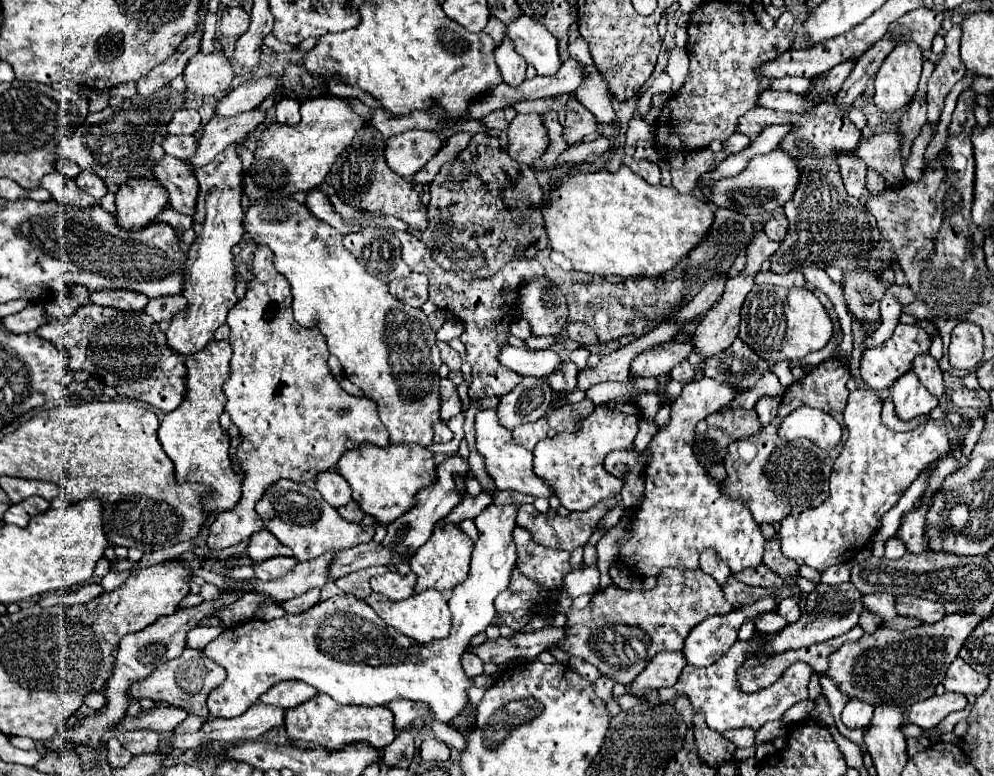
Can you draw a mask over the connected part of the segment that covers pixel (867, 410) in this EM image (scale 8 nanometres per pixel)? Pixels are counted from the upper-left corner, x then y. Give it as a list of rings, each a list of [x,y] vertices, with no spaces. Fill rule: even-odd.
[[[856,389],[850,393],[848,407],[844,409],[848,441],[832,467],[830,495],[814,509],[782,519],[782,555],[802,559],[820,573],[836,563],[852,561],[880,525],[880,517],[896,505],[930,461],[936,461],[950,449],[944,421],[928,421],[924,427],[916,427],[908,433],[894,433],[884,427],[880,411],[882,397],[878,393],[870,389]]]

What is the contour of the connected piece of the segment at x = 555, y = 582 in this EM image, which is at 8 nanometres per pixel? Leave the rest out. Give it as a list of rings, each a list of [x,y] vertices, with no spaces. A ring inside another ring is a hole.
[[[516,527],[516,531],[512,531],[512,537],[518,547],[516,569],[546,591],[558,589],[562,577],[572,571],[570,553],[536,543],[530,531],[524,527]]]

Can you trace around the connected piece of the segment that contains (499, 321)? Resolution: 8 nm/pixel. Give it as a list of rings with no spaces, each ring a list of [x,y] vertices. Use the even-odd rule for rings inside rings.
[[[394,231],[394,233],[400,239],[402,259],[408,263],[408,267],[412,271],[424,273],[428,277],[430,301],[438,309],[442,309],[444,313],[448,313],[450,317],[454,317],[456,321],[460,321],[464,325],[464,333],[460,335],[460,341],[464,343],[468,361],[472,365],[472,383],[468,389],[470,401],[482,401],[486,397],[500,397],[500,395],[506,395],[508,391],[512,391],[522,381],[522,375],[506,369],[498,361],[498,355],[508,345],[510,325],[516,319],[518,289],[532,279],[544,277],[546,269],[536,259],[518,259],[518,261],[506,263],[506,267],[502,267],[494,277],[464,281],[454,271],[442,269],[432,259],[432,251],[428,251],[428,247],[424,247],[424,243],[418,237],[414,237],[408,231]]]

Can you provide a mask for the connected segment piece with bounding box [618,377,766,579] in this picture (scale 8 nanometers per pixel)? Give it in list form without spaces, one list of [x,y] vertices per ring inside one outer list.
[[[702,377],[702,379],[698,379],[698,381],[694,381],[694,383],[688,383],[688,385],[684,385],[684,389],[682,389],[682,393],[680,393],[680,397],[672,403],[672,415],[670,415],[670,423],[668,425],[662,425],[662,427],[658,427],[658,431],[656,431],[656,435],[652,437],[652,441],[648,443],[648,451],[650,451],[650,455],[648,455],[648,463],[646,463],[646,471],[644,471],[644,475],[646,475],[646,489],[644,489],[644,499],[642,499],[642,503],[640,503],[640,507],[638,509],[626,509],[626,513],[624,513],[624,517],[628,517],[628,521],[626,521],[626,531],[624,531],[624,537],[618,541],[618,561],[622,563],[622,565],[626,565],[634,575],[640,575],[642,579],[644,577],[658,577],[658,573],[660,573],[660,569],[662,567],[676,567],[678,563],[680,563],[680,567],[682,569],[686,569],[686,571],[696,571],[700,565],[698,565],[698,559],[700,559],[700,555],[706,551],[706,549],[714,549],[716,553],[718,553],[718,557],[736,573],[736,571],[742,571],[744,567],[756,567],[758,563],[762,563],[762,555],[764,555],[764,545],[766,545],[766,539],[764,539],[764,535],[762,535],[762,529],[760,529],[760,525],[756,525],[754,523],[754,519],[752,519],[752,515],[750,515],[750,511],[748,511],[748,507],[744,505],[744,501],[740,501],[740,499],[732,499],[732,497],[728,497],[728,495],[724,495],[722,493],[722,483],[718,481],[718,479],[714,479],[710,473],[708,473],[708,469],[704,467],[704,465],[700,465],[698,463],[698,457],[696,457],[696,453],[694,453],[694,433],[696,433],[696,423],[698,421],[702,421],[702,419],[706,419],[710,413],[714,413],[714,411],[720,411],[724,405],[728,405],[728,403],[732,403],[740,393],[744,393],[746,389],[742,389],[742,387],[732,387],[732,385],[728,385],[728,383],[718,383],[716,379],[712,379],[712,377]]]

